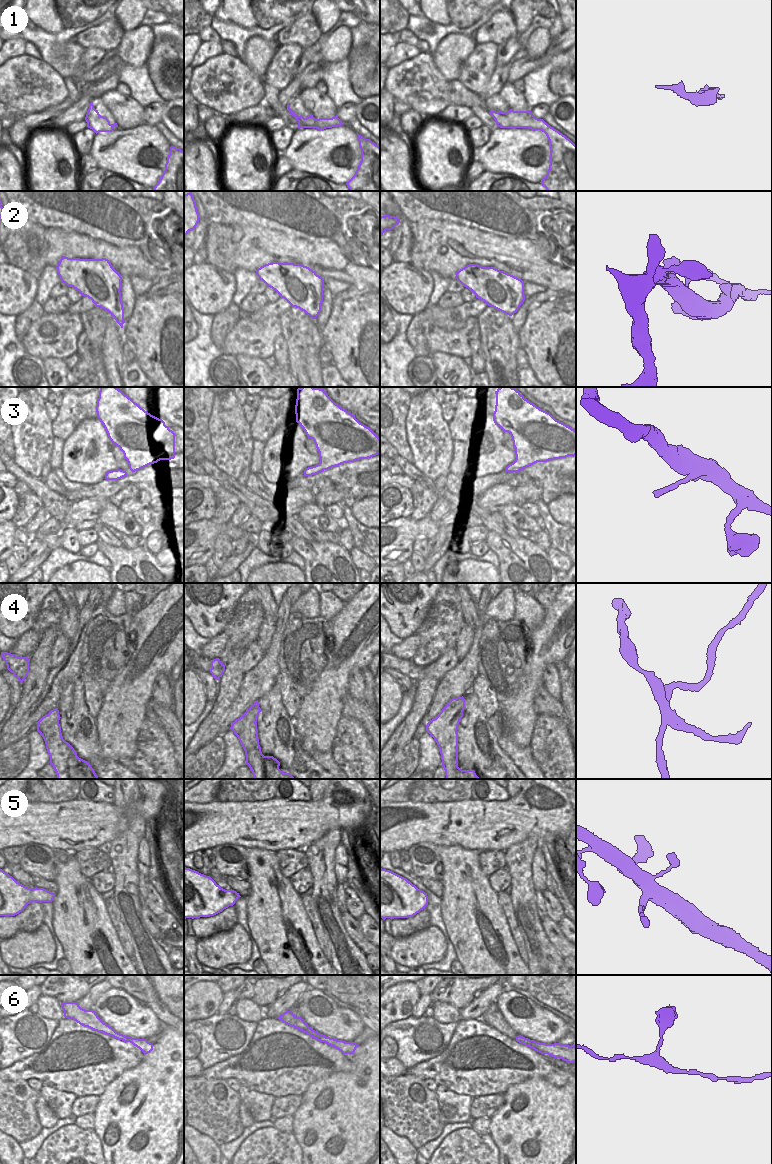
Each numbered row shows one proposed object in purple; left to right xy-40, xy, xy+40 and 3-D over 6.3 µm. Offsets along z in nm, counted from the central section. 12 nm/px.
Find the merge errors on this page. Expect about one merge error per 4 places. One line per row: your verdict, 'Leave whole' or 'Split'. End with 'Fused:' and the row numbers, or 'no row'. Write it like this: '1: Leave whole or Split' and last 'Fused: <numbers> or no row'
1: Leave whole
2: Leave whole
3: Leave whole
4: Split
5: Leave whole
6: Leave whole
Fused: 4

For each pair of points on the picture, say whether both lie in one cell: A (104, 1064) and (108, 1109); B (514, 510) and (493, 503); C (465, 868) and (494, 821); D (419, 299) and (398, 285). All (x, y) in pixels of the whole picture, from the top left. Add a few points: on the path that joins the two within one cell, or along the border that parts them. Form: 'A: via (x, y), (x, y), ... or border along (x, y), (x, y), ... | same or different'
A: border along (123, 1071), (99, 1095) | different
B: border along (512, 502), (505, 505), (500, 511) | different
C: border along (453, 844), (480, 851) | different
D: via (414, 295), (403, 285) | same

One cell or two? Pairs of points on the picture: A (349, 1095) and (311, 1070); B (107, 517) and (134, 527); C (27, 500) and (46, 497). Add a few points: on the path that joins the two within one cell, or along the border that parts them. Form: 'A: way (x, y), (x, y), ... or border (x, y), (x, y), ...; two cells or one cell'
A: border (346, 1072), (332, 1072), (314, 1081), (304, 1092); two cells
B: way (114, 517), (127, 527); one cell
C: border (30, 490), (40, 499), (43, 506); two cells

